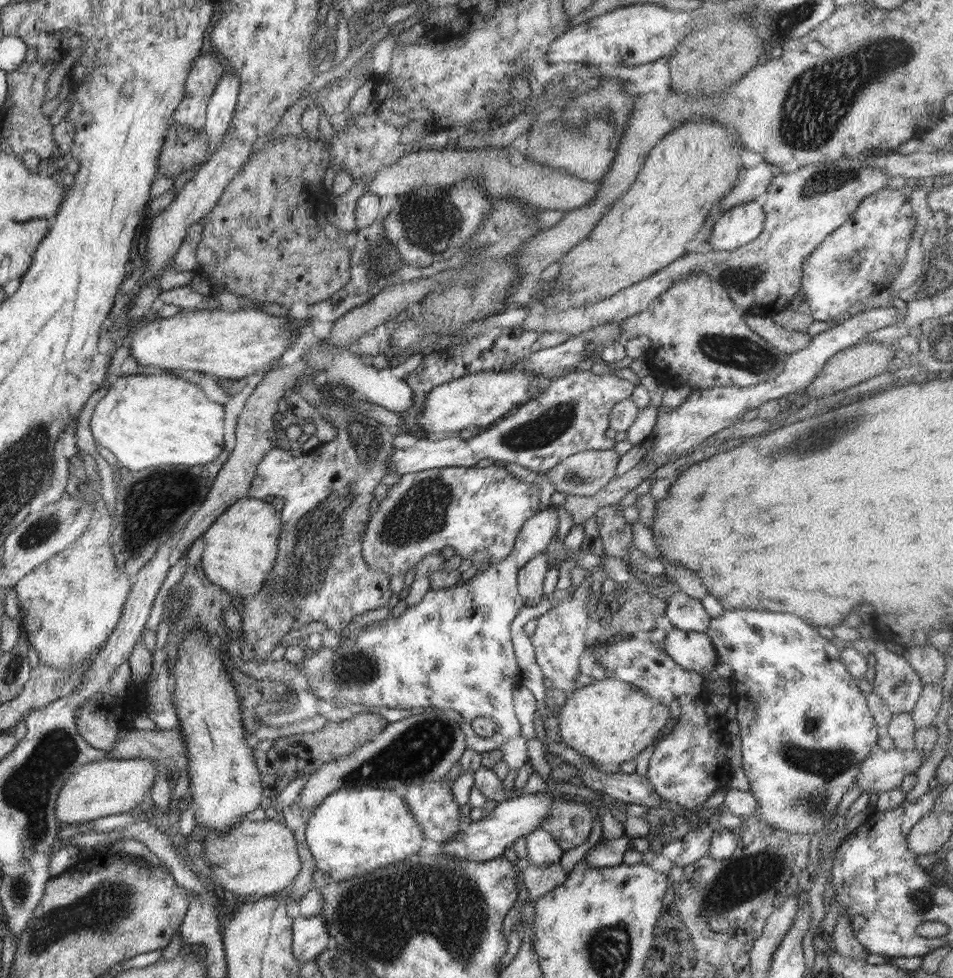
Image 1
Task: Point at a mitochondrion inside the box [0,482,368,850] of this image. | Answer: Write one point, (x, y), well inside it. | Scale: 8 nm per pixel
(40, 531)

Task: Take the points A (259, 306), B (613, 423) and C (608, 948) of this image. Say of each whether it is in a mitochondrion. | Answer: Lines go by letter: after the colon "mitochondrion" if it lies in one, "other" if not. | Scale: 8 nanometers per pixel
A: other
B: other
C: mitochondrion

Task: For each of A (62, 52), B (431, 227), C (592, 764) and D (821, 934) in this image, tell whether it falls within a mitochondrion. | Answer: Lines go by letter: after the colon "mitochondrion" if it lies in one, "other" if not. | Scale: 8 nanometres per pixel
A: other
B: mitochondrion
C: other
D: other

